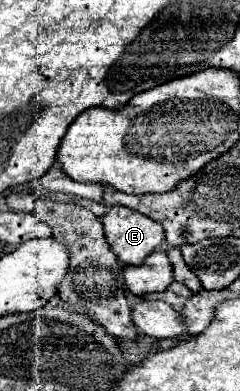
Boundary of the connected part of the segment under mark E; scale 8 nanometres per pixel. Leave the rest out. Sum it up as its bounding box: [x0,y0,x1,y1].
[102,206,164,264]

